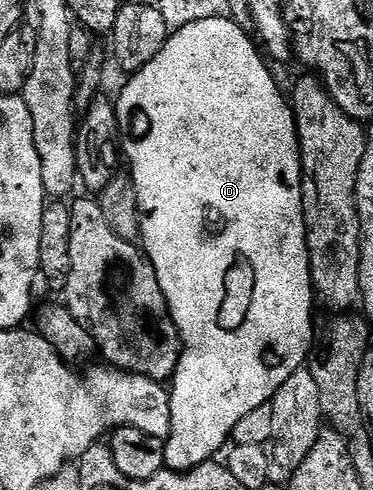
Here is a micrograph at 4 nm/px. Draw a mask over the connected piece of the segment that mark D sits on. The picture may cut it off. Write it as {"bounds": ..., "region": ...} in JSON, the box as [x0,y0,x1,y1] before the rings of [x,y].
{"bounds":[115,16,317,471],"region":[[[230,16],[223,17],[203,17],[200,21],[191,21],[188,25],[183,25],[179,30],[172,32],[168,36],[165,47],[161,47],[161,51],[157,51],[157,55],[149,63],[145,63],[145,67],[141,67],[136,73],[130,74],[127,86],[121,91],[119,97],[115,101],[115,110],[119,112],[120,118],[127,119],[127,116],[136,109],[137,112],[143,113],[143,117],[151,126],[147,129],[147,134],[140,141],[132,143],[128,149],[125,149],[125,161],[131,164],[129,175],[135,181],[135,190],[137,191],[137,199],[139,200],[139,218],[141,219],[141,245],[145,250],[147,258],[151,261],[153,271],[157,271],[157,283],[161,283],[161,291],[167,300],[167,309],[171,313],[171,321],[175,325],[176,331],[179,333],[179,343],[181,352],[179,354],[179,366],[175,368],[175,375],[169,385],[171,395],[171,433],[167,436],[163,447],[163,463],[168,470],[171,471],[186,471],[196,469],[199,465],[204,465],[207,461],[212,460],[216,456],[215,452],[226,446],[231,441],[231,432],[234,427],[249,415],[257,407],[270,402],[274,397],[275,392],[285,383],[285,379],[289,379],[289,375],[293,375],[297,370],[304,368],[305,362],[311,355],[311,344],[315,342],[315,327],[316,322],[311,321],[311,312],[314,311],[315,305],[317,309],[317,298],[311,283],[311,268],[309,267],[309,251],[307,250],[307,228],[303,222],[303,164],[299,162],[299,136],[295,130],[295,115],[291,111],[288,98],[285,93],[279,90],[279,85],[275,82],[273,74],[267,70],[268,62],[265,60],[264,54],[261,52],[260,46],[253,40],[252,34],[248,32],[244,26],[239,25],[236,21],[232,21]]]}

